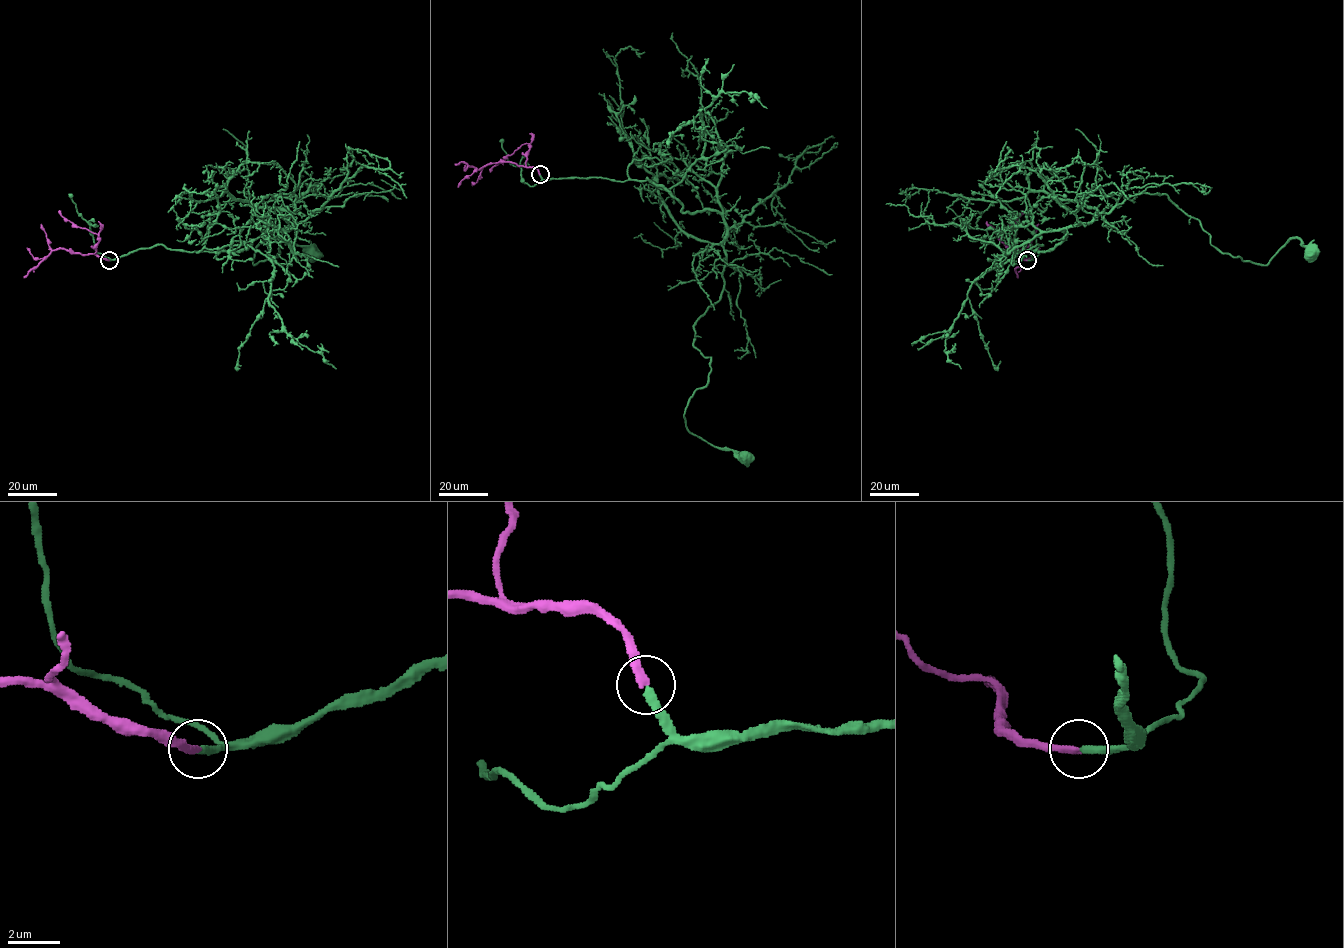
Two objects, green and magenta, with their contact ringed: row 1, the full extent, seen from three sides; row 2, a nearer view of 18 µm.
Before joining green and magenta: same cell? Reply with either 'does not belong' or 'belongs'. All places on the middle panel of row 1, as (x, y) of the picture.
belongs

